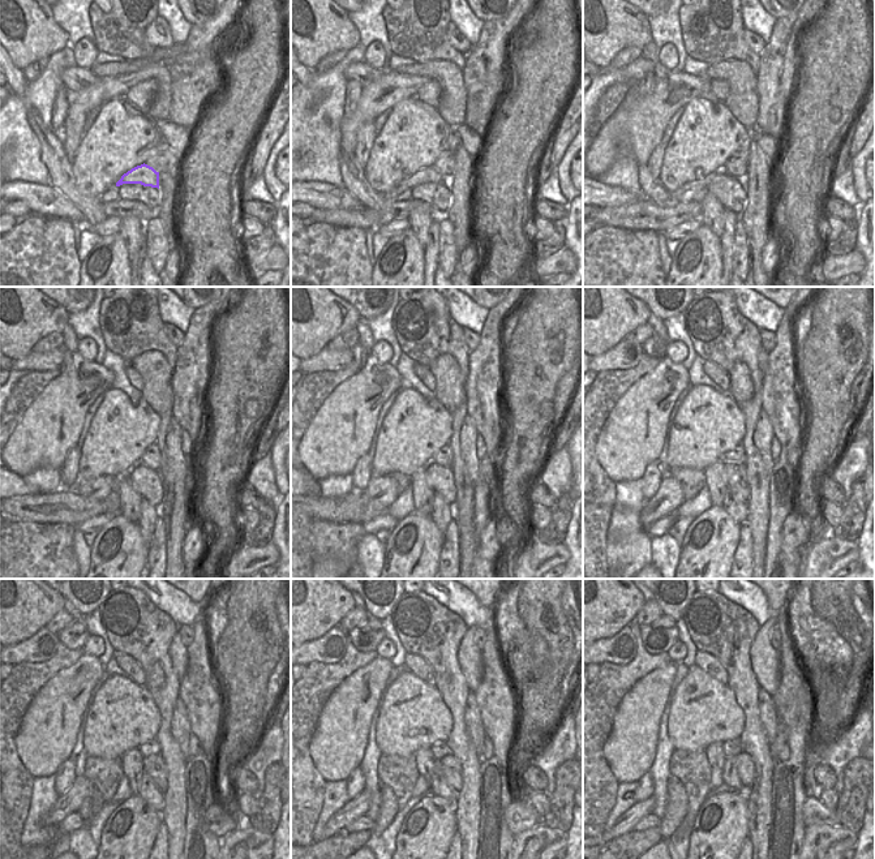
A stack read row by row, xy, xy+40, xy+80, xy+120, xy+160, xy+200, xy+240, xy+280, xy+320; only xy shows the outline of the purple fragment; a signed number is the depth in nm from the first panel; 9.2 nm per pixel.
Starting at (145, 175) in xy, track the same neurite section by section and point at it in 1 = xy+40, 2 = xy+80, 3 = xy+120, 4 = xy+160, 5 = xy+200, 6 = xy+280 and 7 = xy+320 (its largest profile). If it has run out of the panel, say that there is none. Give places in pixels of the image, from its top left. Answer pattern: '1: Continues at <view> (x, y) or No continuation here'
1: Continues at xy+40 (428, 175)
2: Continues at xy+80 (686, 193)
3: Continues at xy+120 (98, 489)
4: Continues at xy+160 (382, 490)
5: Continues at xy+200 (669, 497)
6: Continues at xy+280 (355, 808)
7: Continues at xy+320 (633, 816)

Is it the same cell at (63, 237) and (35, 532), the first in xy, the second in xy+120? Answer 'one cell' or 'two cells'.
one cell

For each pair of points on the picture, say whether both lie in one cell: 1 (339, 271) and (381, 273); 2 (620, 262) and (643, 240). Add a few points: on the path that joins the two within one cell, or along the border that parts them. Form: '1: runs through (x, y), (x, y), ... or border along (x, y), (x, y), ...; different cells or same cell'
1: border along (373, 265), (370, 273); different cells
2: runs through (625, 258), (638, 245); same cell

